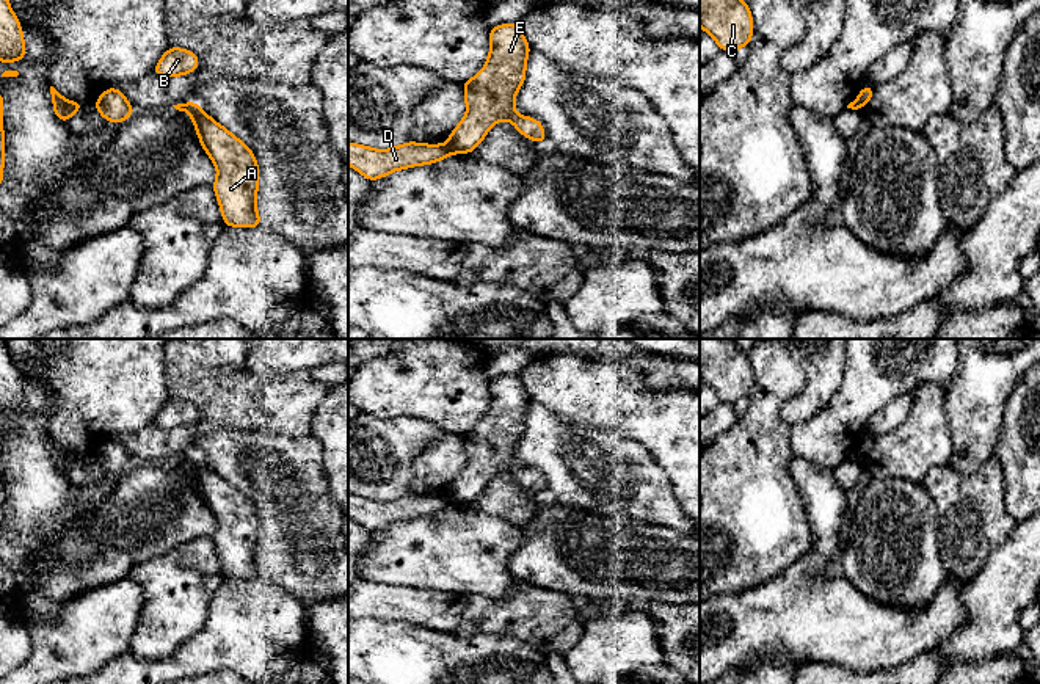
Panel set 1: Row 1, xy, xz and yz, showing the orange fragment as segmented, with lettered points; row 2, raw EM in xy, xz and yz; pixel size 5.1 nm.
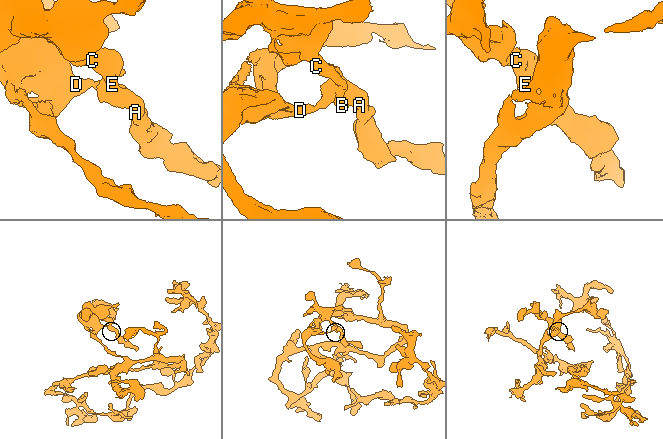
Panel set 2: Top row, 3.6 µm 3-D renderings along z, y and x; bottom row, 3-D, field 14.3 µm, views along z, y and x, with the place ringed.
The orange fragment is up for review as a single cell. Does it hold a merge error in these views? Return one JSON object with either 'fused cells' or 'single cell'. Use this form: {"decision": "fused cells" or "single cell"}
{"decision": "fused cells"}

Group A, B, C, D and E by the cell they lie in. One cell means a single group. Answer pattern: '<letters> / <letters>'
A B C E / D

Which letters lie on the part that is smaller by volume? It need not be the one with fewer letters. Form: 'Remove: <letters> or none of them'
Remove: A, B, C, E

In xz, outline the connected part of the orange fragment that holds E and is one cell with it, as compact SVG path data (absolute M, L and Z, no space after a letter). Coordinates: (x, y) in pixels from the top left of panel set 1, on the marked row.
M519 25L493 27L489 42L491 50L483 69L463 83L467 113L447 141L456 154L472 152L499 121L511 121L525 138L546 143L541 122L515 111L515 97L525 80L530 52Z

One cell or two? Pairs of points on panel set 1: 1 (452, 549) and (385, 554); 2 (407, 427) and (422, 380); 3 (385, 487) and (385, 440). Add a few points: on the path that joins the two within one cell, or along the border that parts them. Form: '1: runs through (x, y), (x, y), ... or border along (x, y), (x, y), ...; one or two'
1: runs through (435, 553), (402, 554); one
2: border along (372, 416), (414, 416), (432, 421), (444, 430); two
3: runs through (385, 476), (385, 451); one

